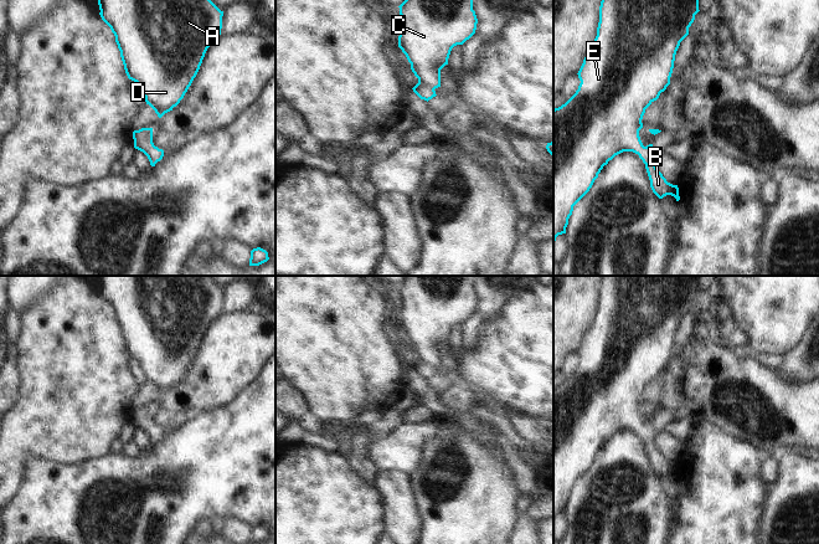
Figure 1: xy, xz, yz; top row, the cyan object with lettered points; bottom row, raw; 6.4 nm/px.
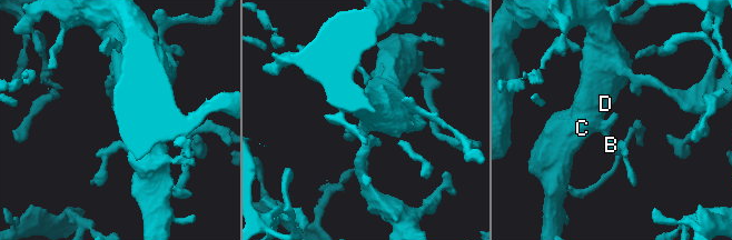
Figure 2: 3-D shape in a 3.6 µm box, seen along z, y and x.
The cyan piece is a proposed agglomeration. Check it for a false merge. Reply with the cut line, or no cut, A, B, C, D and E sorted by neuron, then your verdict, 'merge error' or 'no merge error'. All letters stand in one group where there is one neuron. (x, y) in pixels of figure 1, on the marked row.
cut none; groups A B C D E; no merge error

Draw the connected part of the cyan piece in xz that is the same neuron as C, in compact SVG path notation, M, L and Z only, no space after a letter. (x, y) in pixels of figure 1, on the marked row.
M405 0L398 7L401 15L398 47L418 78L413 92L428 102L437 96L434 89L441 87L441 70L448 65L452 48L463 45L475 34L478 19L473 10L473 0Z

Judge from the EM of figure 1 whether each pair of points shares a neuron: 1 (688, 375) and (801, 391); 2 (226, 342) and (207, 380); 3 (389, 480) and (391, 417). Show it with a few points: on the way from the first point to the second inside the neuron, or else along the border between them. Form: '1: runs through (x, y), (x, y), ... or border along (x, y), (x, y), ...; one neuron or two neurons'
1: runs through (716, 385), (729, 391), (772, 391); one neuron
2: runs through (226, 352), (226, 362), (217, 370); one neuron
3: border along (379, 472), (371, 485); two neurons

